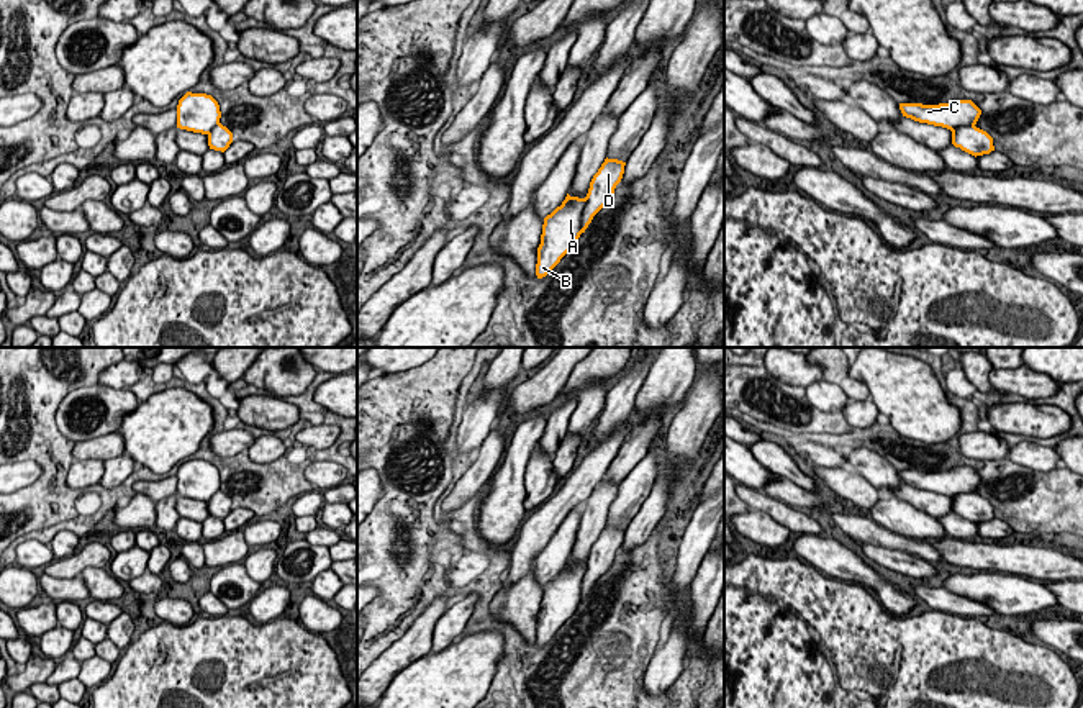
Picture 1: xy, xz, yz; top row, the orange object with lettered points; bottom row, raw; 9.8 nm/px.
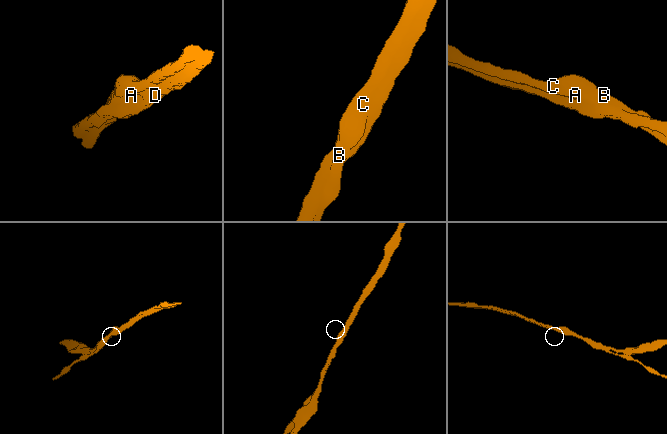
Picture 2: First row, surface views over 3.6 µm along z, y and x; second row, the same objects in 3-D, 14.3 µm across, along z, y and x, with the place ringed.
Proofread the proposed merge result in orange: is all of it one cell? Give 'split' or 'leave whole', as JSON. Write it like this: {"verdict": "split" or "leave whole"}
{"verdict": "split"}

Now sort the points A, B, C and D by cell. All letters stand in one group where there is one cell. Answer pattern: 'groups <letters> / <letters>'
groups A B C / D

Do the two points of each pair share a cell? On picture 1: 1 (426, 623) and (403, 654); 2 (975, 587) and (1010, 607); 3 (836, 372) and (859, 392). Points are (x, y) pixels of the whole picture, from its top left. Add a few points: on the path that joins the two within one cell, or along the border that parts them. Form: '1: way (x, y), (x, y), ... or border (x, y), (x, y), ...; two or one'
1: way (421, 631), (412, 646); one
2: way (983, 587), (992, 589), (1001, 599); one
3: way (841, 377), (854, 389); one

